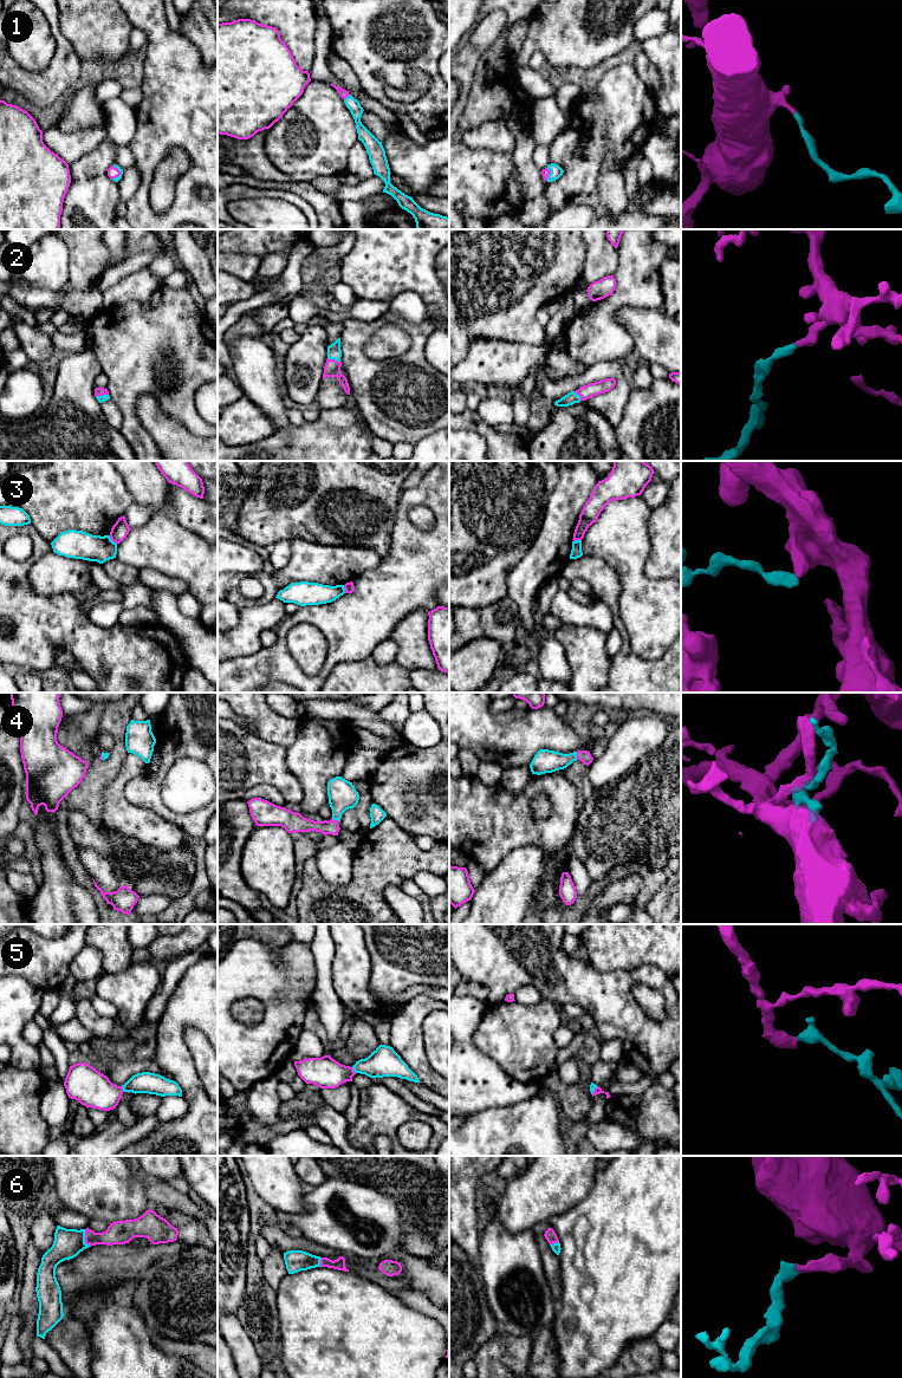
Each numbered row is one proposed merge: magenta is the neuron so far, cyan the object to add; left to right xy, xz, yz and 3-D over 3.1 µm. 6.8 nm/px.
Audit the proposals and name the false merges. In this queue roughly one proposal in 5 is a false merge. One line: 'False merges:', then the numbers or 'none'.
False merges: 3

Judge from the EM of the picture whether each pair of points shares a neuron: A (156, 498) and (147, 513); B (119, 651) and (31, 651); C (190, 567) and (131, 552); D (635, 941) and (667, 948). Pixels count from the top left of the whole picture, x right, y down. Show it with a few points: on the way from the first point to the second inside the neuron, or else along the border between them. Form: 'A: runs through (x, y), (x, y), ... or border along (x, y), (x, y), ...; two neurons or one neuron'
A: border along (169, 487), (169, 502), (164, 506), (135, 504); two neurons
B: runs through (97, 650), (82, 638), (53, 638); one neuron
C: runs through (176, 553), (145, 552); one neuron
D: runs through (643, 941), (659, 941); one neuron

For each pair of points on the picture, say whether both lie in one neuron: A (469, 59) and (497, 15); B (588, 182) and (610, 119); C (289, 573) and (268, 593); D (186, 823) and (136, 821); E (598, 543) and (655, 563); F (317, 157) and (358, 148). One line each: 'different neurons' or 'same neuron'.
A: same neuron
B: same neuron
C: different neurons
D: different neurons
E: different neurons
F: different neurons

